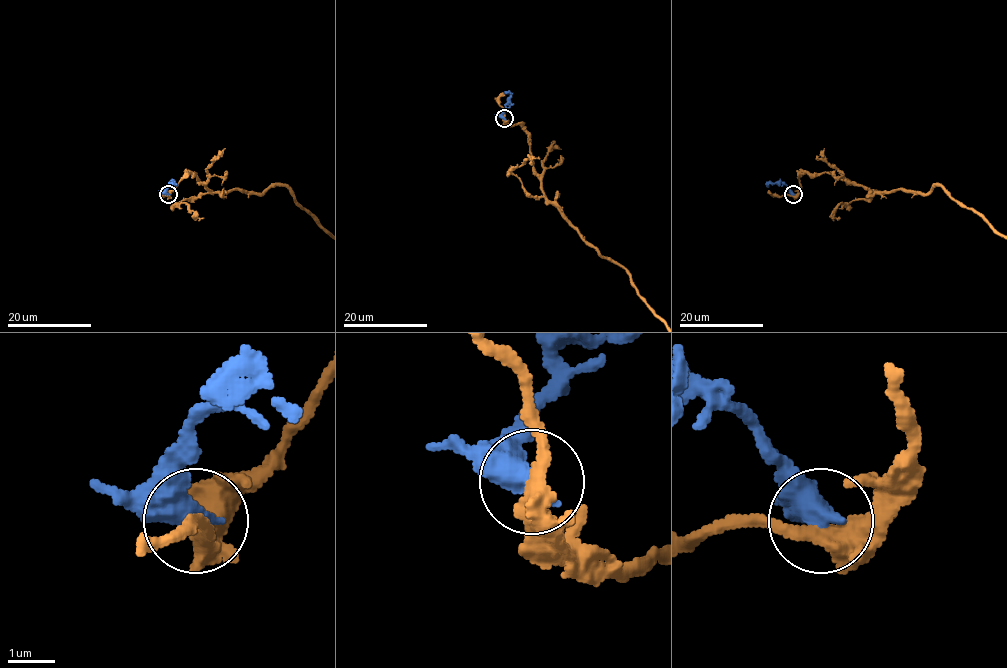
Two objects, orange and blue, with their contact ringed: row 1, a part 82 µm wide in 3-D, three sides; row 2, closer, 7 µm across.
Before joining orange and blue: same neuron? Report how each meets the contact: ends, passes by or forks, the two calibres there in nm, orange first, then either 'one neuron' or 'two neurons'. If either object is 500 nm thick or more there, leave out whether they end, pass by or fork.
400 nm thick on the orange side, 550 nm on the other; two neurons

